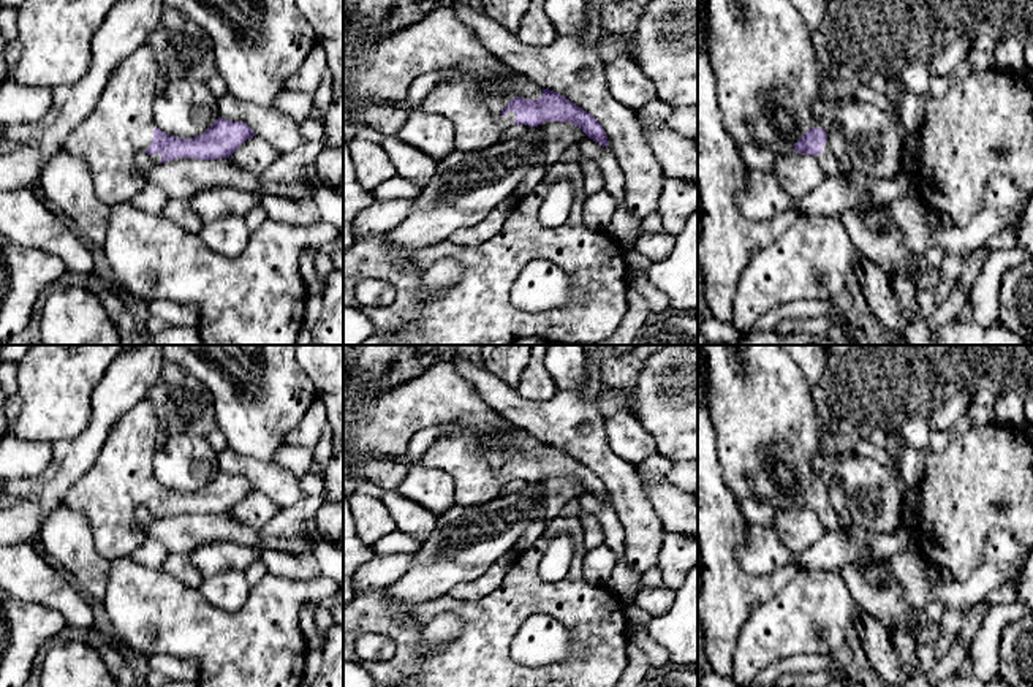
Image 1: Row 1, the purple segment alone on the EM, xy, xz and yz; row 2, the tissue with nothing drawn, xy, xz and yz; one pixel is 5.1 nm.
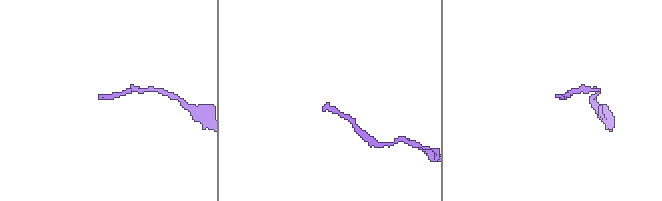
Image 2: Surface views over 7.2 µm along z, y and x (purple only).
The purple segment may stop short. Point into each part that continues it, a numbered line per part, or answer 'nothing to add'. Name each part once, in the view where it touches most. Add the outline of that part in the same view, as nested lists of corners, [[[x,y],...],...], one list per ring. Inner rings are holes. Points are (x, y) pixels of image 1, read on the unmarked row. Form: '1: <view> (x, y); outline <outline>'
1: yz (768, 429); outline [[[702,345],[702,359],[707,367],[710,385],[709,410],[715,427],[718,461],[723,469],[723,476],[736,500],[756,497],[770,502],[774,507],[794,507],[794,499],[810,484],[819,483],[813,472],[813,459],[831,445],[826,437],[823,421],[818,416],[815,402],[812,399],[810,385],[800,372],[800,367],[793,356],[781,345]]]

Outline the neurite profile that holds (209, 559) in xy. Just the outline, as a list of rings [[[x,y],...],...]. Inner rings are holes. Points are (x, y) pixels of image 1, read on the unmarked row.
[[[215,541],[191,551],[188,557],[204,576],[210,576],[231,568],[244,573],[261,559],[261,552],[231,541]]]

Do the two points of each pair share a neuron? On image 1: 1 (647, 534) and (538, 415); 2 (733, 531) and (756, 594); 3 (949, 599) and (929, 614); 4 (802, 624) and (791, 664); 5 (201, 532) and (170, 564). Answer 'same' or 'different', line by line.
1: same
2: same
3: different
4: different
5: different

